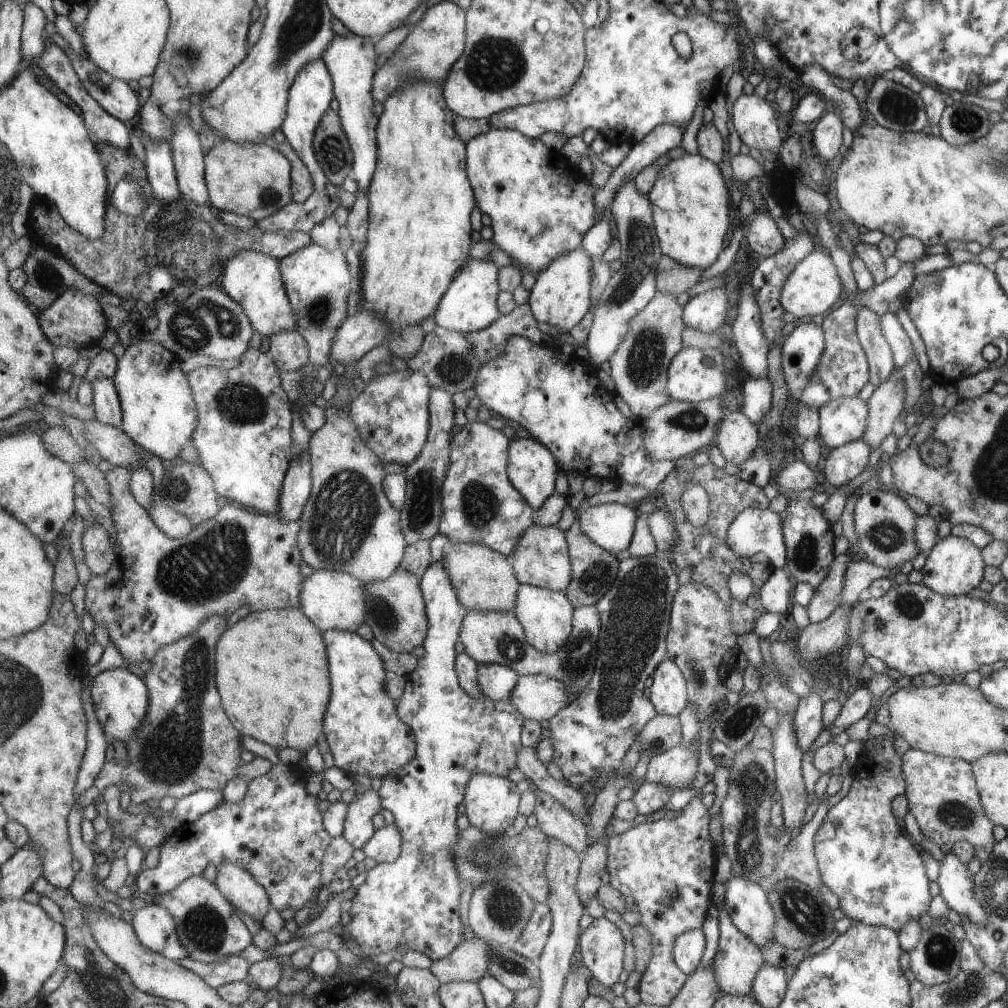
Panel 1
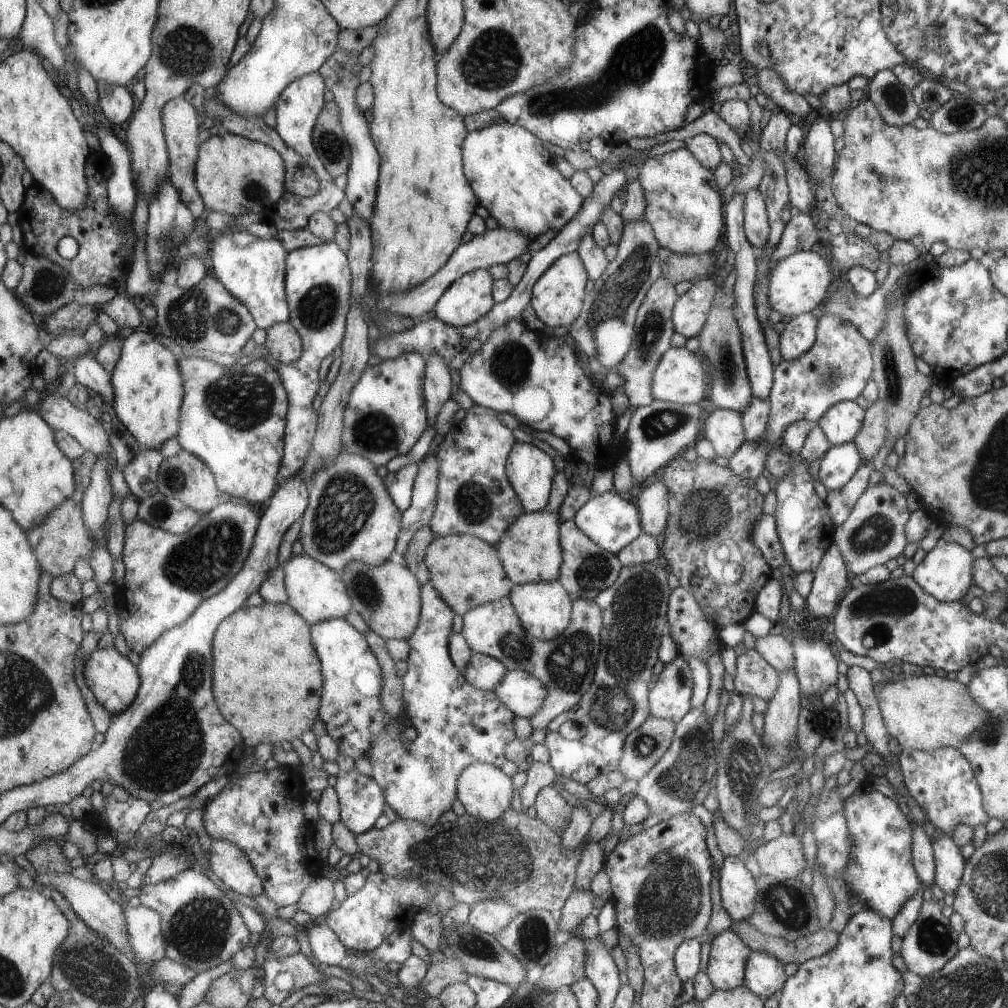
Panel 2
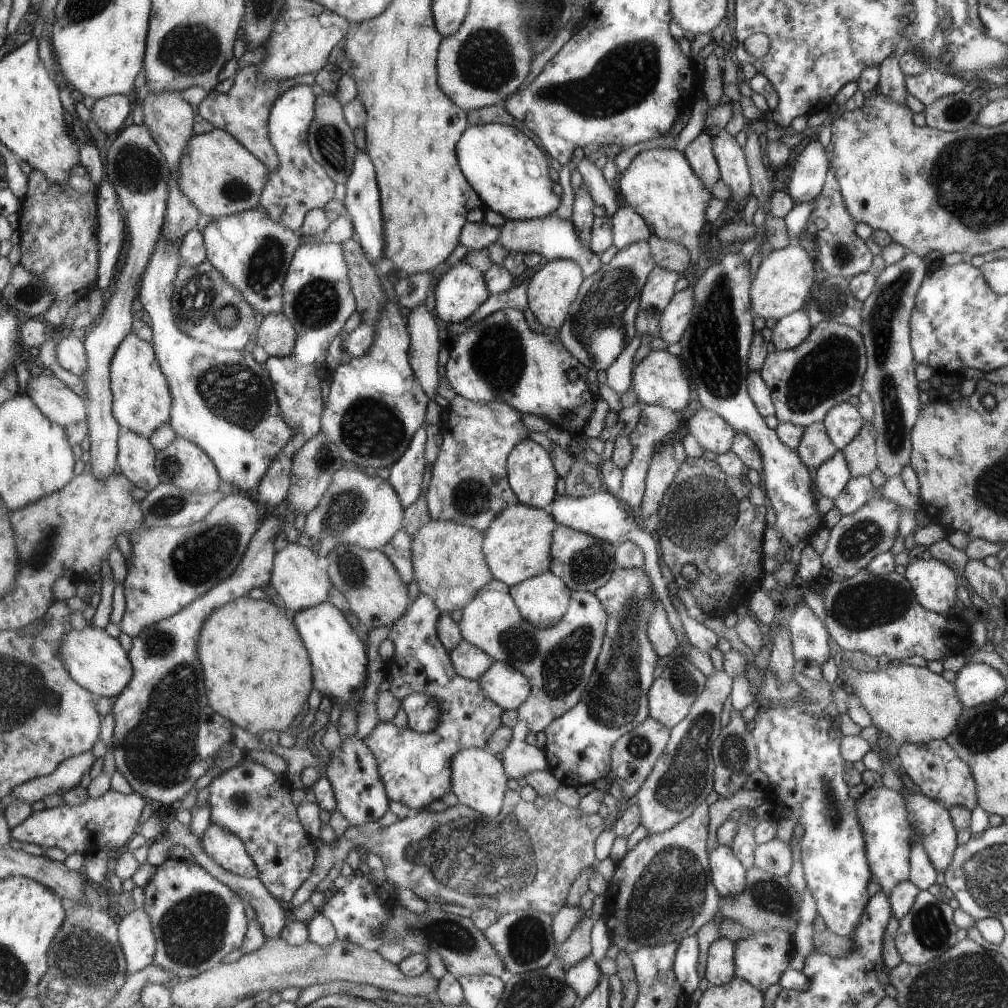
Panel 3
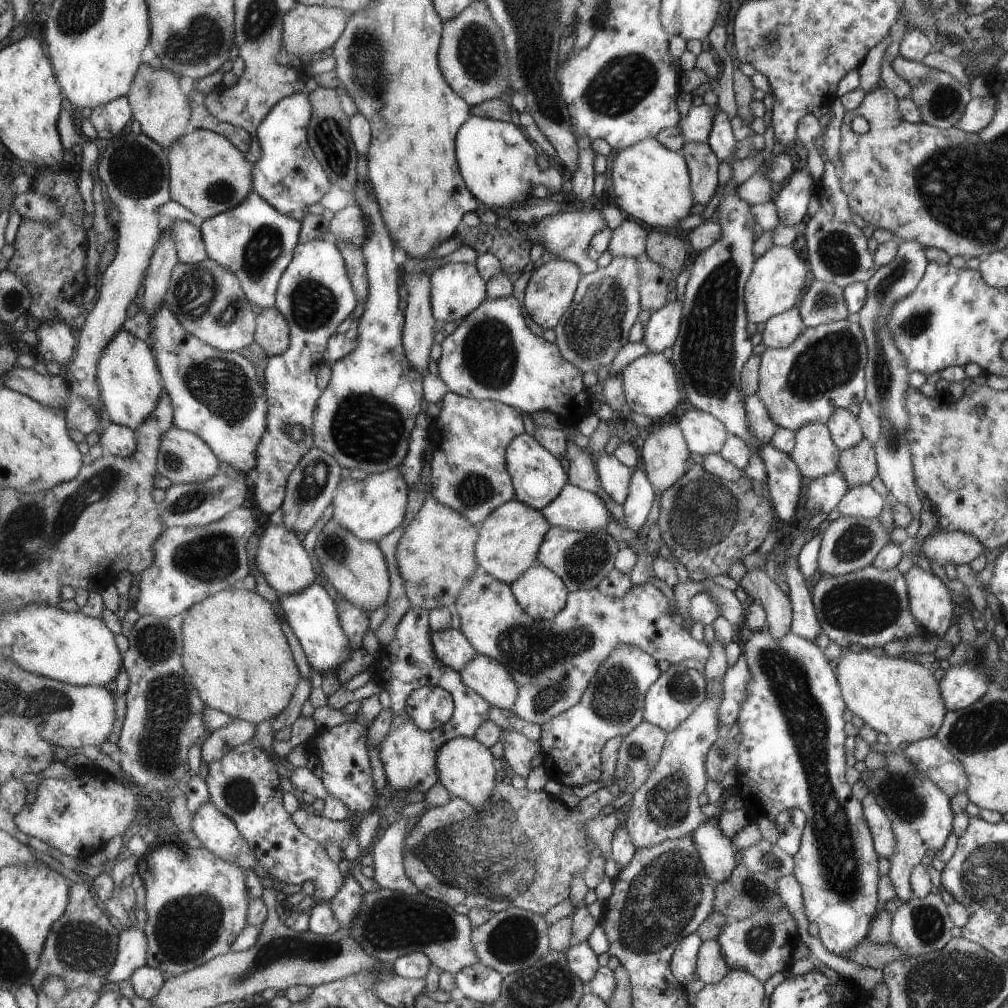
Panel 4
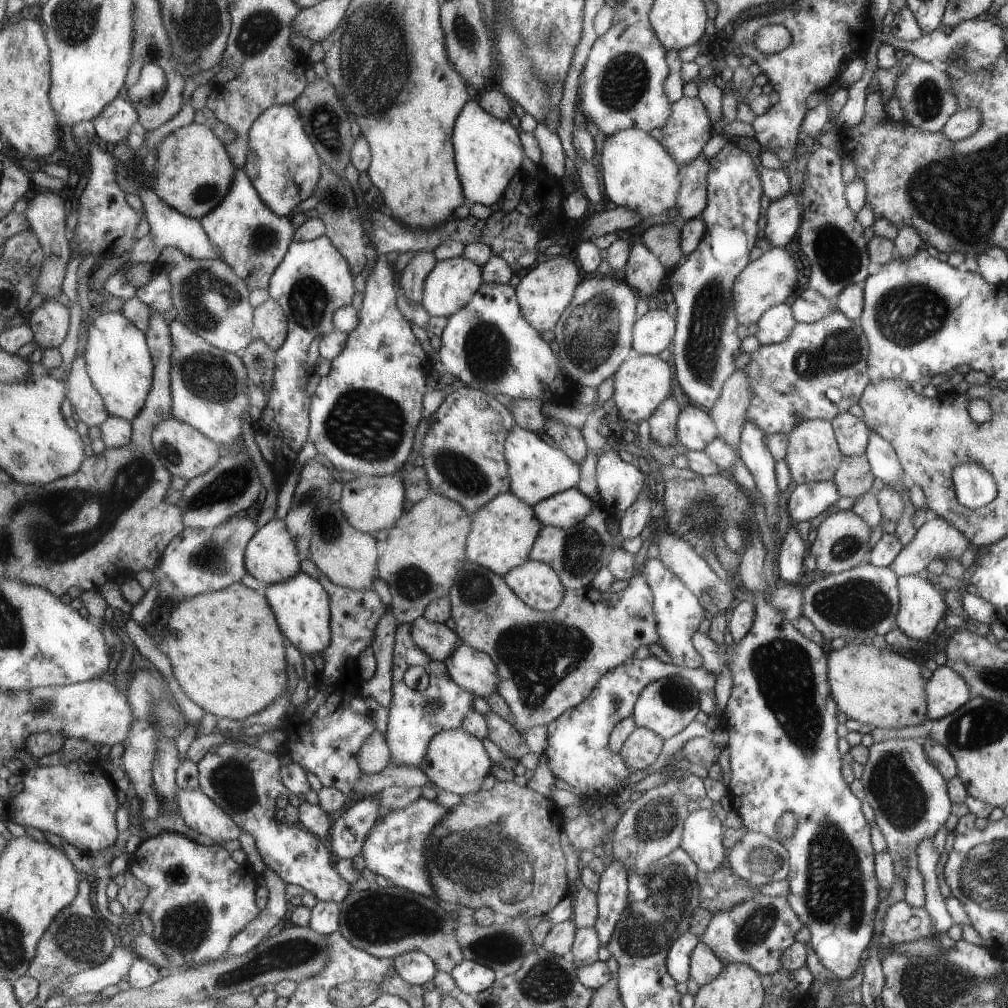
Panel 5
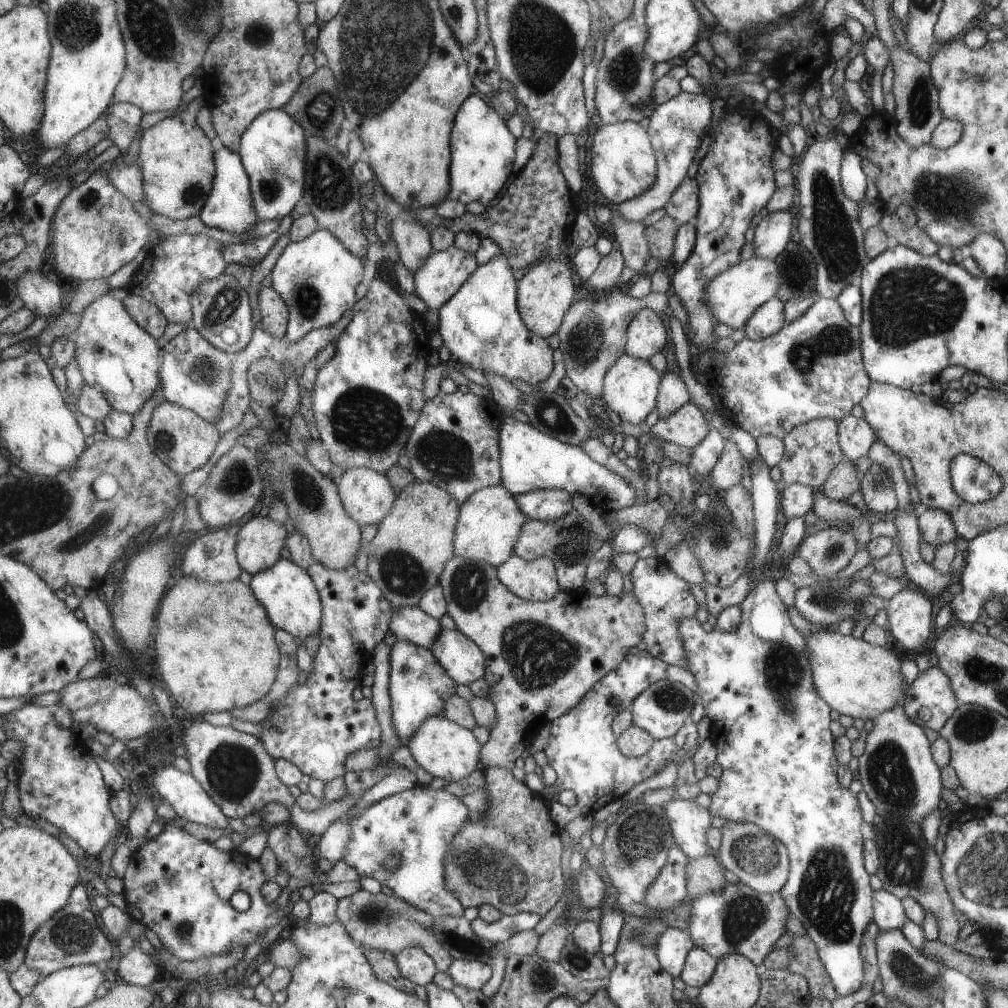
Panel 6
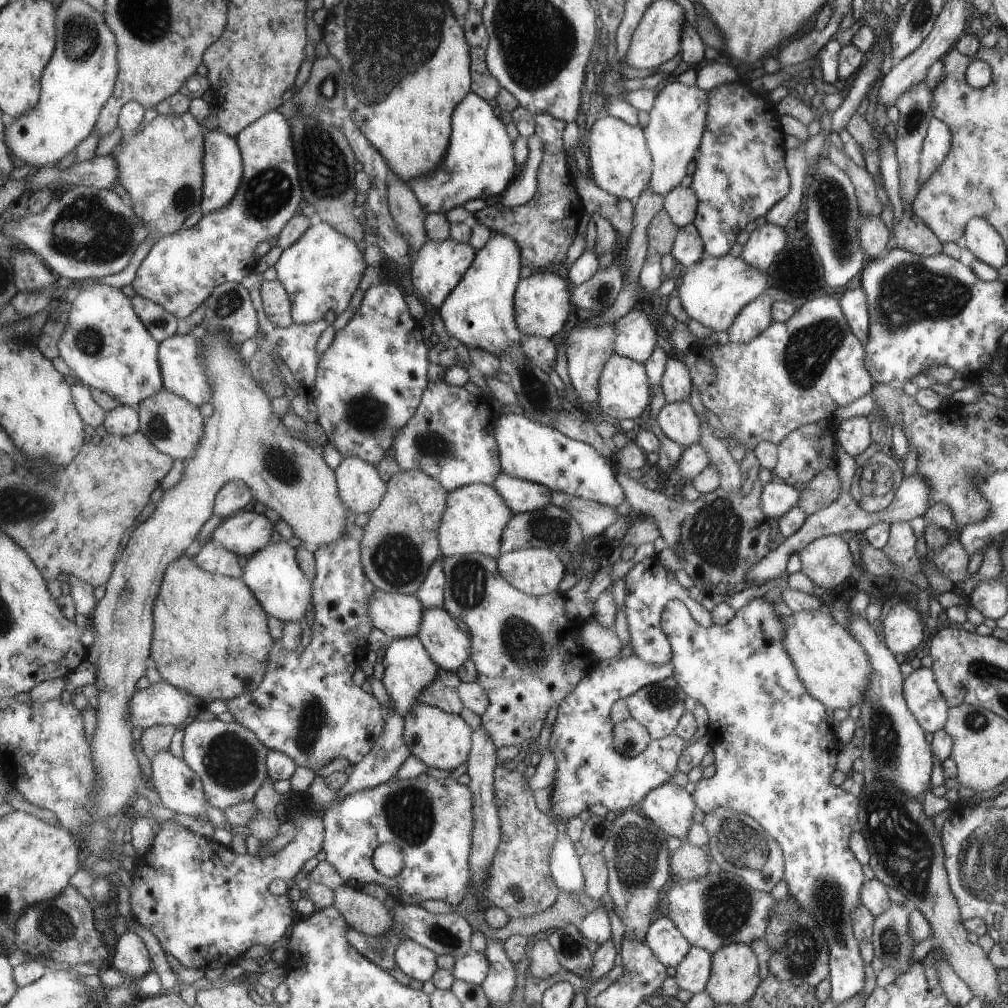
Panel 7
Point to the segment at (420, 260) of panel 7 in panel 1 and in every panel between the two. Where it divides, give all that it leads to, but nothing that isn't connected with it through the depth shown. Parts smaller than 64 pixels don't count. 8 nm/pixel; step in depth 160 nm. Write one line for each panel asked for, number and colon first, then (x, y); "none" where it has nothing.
1: (471, 303)
2: (471, 297)
3: (462, 291)
4: (458, 289)
5: (451, 285)
6: (442, 276)

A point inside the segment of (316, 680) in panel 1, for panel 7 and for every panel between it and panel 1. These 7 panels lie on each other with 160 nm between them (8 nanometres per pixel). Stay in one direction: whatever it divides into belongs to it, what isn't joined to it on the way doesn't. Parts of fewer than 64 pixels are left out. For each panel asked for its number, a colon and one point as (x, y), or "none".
2: (269, 682)
3: (259, 672)
4: (235, 648)
5: (228, 651)
6: (229, 658)
7: (212, 638)

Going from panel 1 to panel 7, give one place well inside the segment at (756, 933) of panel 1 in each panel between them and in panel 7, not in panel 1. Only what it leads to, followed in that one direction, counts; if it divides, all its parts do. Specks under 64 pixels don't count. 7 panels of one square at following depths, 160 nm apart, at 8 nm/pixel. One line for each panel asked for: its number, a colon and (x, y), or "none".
2: (736, 884)
3: (728, 874)
4: (720, 857)
5: (702, 834)
6: (689, 822)
7: (670, 808)

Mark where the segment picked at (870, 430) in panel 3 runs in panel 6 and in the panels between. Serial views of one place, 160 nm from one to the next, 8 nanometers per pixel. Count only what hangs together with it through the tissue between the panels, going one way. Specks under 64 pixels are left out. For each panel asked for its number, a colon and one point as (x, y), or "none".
4: (857, 464)
5: (853, 477)
6: (842, 481)

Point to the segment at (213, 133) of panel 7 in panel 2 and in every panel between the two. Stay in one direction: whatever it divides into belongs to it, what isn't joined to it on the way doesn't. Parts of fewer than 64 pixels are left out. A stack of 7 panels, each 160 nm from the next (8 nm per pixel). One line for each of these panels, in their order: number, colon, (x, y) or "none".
2: (254, 269)
3: (254, 252)
4: (254, 240)
5: (254, 240)
6: (230, 206)

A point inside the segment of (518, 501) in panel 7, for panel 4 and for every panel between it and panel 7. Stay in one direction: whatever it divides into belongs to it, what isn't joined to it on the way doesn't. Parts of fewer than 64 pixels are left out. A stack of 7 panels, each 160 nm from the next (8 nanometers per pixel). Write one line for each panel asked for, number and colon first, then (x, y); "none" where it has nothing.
4: (575, 509)
5: (564, 510)
6: (550, 504)

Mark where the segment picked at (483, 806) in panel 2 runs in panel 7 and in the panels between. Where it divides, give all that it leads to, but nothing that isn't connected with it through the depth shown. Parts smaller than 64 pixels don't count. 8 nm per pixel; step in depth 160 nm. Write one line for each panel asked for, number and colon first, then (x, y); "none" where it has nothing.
3: (479, 779)
4: (467, 768)
5: (457, 761)
6: (445, 749)
7: (442, 740)

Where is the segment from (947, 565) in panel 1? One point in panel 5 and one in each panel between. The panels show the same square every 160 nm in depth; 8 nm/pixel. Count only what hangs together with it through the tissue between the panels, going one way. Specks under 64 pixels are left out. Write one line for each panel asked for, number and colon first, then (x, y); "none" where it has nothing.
2: (945, 572)
3: (933, 582)
4: (929, 599)
5: (921, 607)

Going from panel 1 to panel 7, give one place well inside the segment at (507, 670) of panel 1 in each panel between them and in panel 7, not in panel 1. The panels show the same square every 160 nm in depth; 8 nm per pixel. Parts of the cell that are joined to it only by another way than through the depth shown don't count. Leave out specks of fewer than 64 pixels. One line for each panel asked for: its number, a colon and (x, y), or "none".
2: (485, 672)
3: (471, 662)
4: (452, 647)
5: (437, 639)
6: (412, 624)
7: (397, 615)

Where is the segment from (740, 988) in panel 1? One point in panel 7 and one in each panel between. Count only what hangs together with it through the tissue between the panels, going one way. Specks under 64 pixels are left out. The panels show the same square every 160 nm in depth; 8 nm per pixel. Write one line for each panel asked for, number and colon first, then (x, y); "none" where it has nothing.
2: (728, 955)
3: (719, 970)
4: (711, 967)
5: (705, 965)
6: (698, 968)
7: (692, 974)

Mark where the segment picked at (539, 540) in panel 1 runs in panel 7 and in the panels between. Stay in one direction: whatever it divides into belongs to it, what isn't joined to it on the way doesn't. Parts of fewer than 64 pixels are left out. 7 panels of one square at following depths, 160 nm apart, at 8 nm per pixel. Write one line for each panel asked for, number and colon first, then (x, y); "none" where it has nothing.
2: (531, 549)
3: (518, 546)
4: (511, 537)
5: (504, 531)
6: (490, 524)
7: (474, 522)

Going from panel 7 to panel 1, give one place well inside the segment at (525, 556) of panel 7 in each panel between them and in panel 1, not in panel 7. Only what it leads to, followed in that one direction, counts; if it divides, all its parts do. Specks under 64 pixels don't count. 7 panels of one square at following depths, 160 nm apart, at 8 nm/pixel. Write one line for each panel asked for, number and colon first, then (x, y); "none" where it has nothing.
1: (547, 616)
2: (545, 608)
3: (544, 599)
4: (542, 593)
5: (537, 583)
6: (537, 580)

